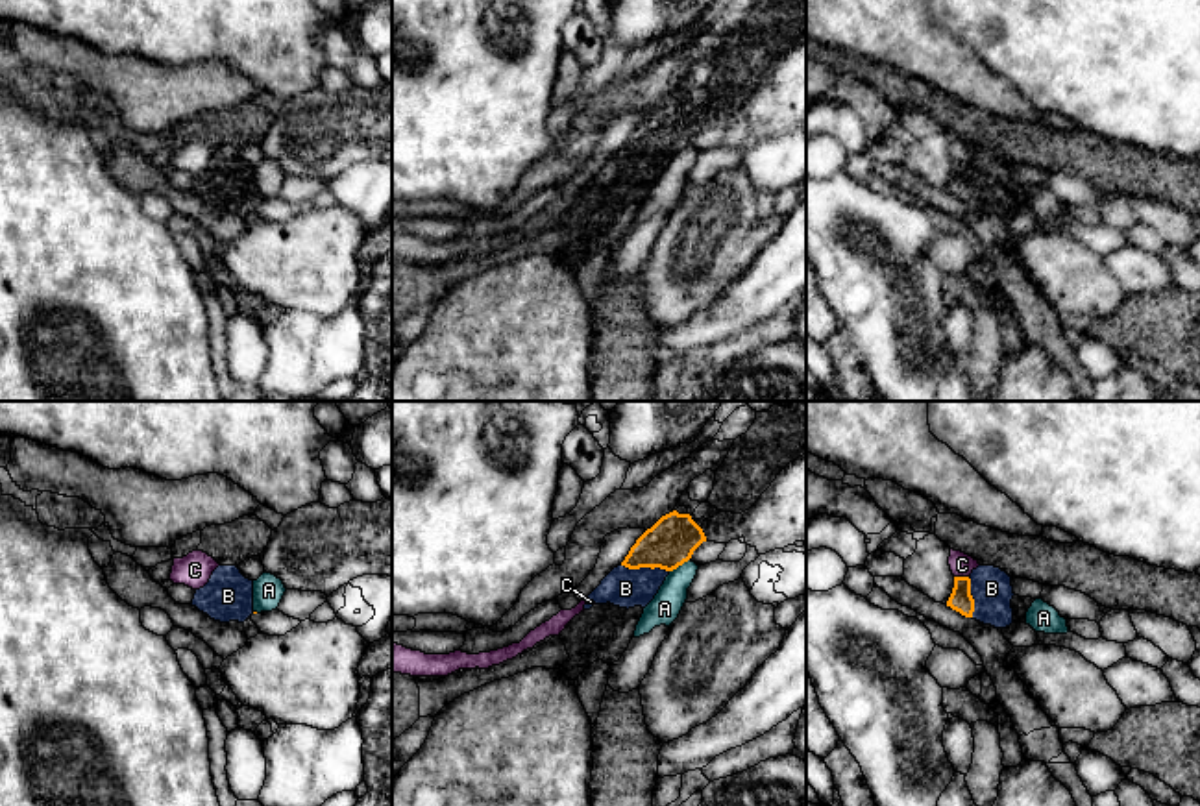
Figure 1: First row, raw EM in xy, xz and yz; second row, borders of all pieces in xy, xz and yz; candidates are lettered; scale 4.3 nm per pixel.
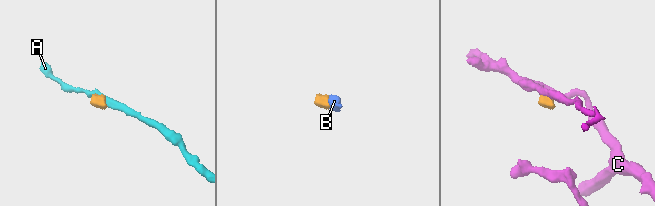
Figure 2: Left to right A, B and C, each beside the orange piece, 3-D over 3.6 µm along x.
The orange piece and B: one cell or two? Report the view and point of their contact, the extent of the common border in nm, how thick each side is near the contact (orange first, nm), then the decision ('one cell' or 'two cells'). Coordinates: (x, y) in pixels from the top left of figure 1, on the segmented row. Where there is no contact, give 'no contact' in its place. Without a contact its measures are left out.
contact xz (644, 566); length 220 nm; calibres 220 and 170 nm; one cell

